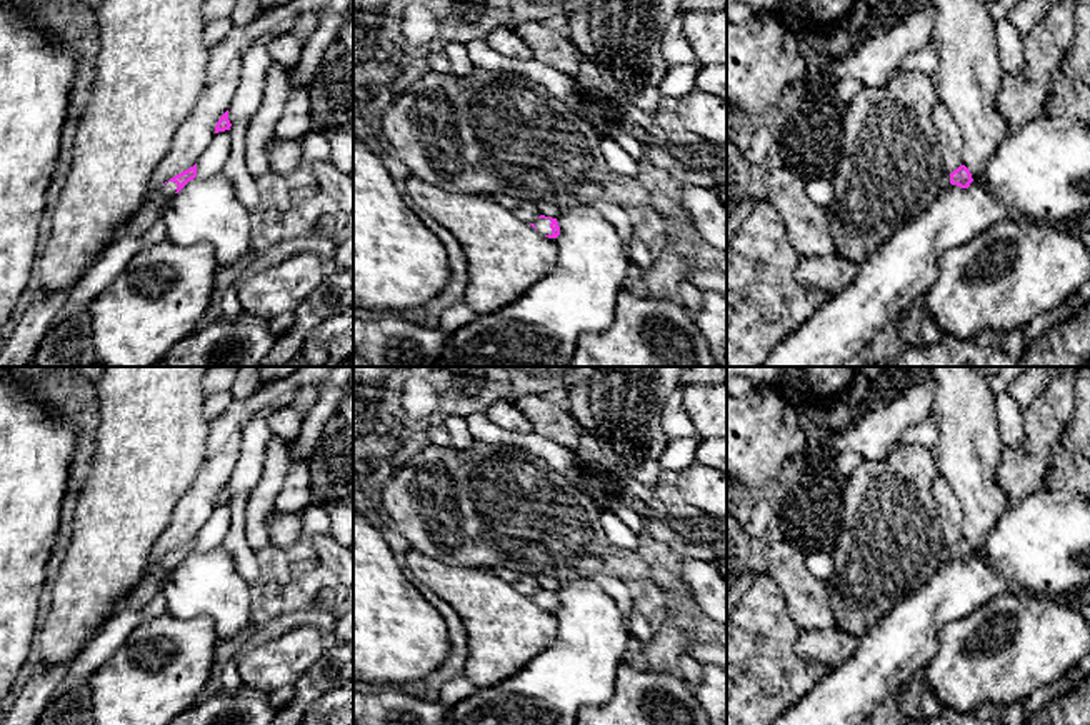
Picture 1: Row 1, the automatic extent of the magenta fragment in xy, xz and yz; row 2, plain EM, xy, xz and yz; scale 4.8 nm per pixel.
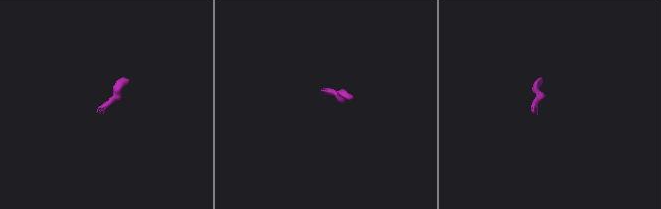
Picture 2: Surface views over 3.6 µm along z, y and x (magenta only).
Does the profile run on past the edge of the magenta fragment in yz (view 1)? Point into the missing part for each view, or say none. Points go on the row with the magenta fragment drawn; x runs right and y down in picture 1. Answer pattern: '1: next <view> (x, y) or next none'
1: next none

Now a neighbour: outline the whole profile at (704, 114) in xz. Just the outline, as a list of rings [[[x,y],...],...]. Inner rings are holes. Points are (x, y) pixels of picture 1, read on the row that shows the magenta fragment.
[[[693,88],[673,108],[692,133],[713,147],[727,147],[727,100]]]

